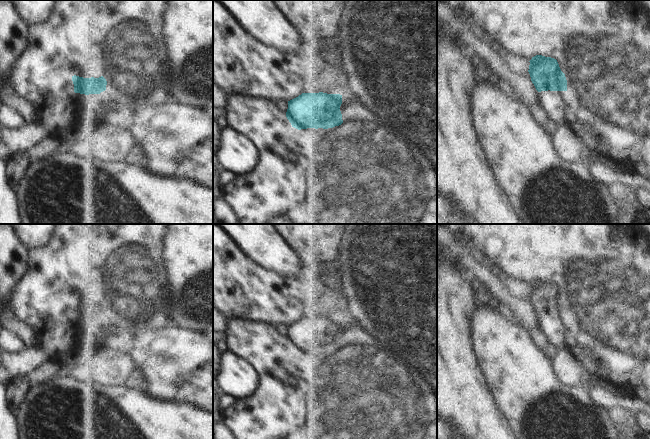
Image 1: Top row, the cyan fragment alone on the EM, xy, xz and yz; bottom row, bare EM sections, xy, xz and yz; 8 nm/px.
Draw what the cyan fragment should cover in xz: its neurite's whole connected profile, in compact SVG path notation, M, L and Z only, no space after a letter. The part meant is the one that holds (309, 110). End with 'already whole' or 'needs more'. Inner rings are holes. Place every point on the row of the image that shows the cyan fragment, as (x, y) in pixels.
M302 93L288 101L286 117L292 127L298 130L333 128L343 123L341 104L340 94Z | already whole

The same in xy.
M72 76L74 84L74 92L80 94L100 94L106 90L107 81L101 76L99 78L83 78L79 76Z | already whole

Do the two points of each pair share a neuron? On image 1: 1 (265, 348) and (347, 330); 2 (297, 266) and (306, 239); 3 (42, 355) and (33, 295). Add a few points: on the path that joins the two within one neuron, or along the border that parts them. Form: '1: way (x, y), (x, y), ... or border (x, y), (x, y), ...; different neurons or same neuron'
1: way (290, 363), (332, 363), (340, 355); same neuron
2: border (284, 241), (303, 263), (322, 262); different neurons
3: border (43, 345), (56, 345), (60, 342), (67, 345); different neurons

